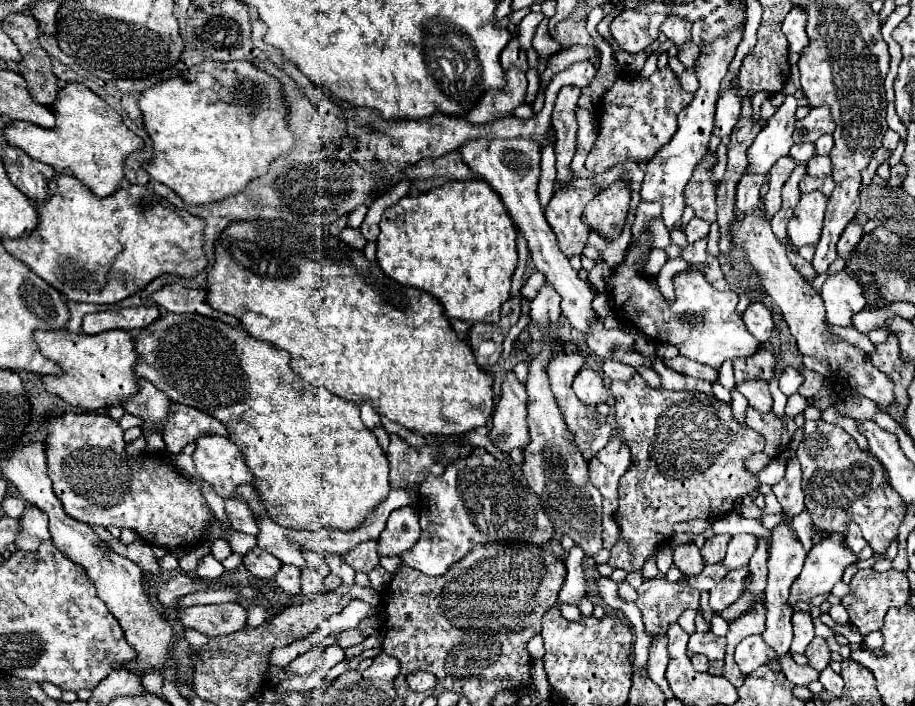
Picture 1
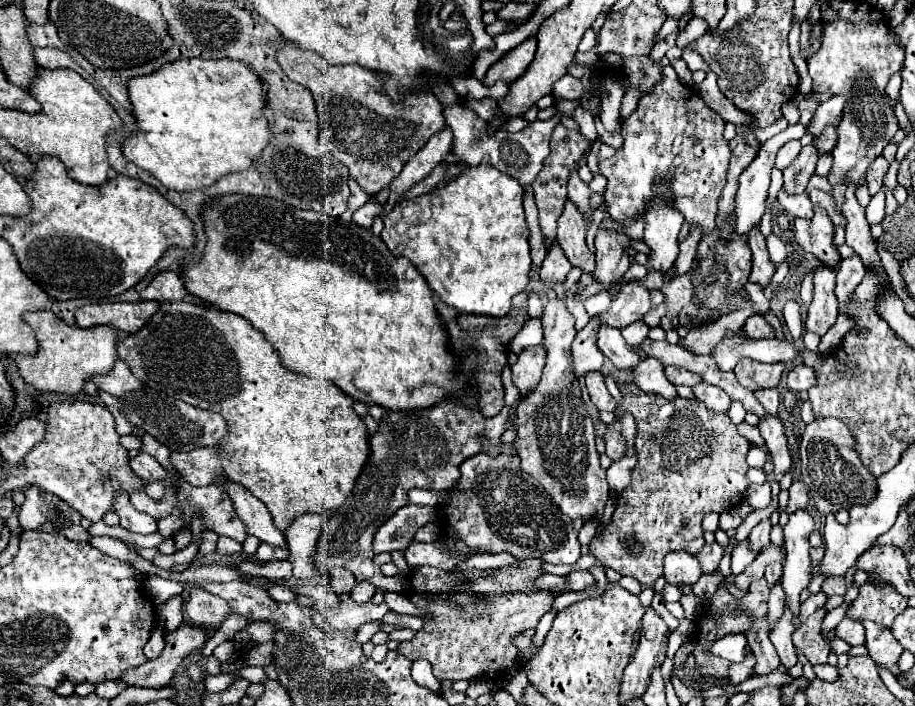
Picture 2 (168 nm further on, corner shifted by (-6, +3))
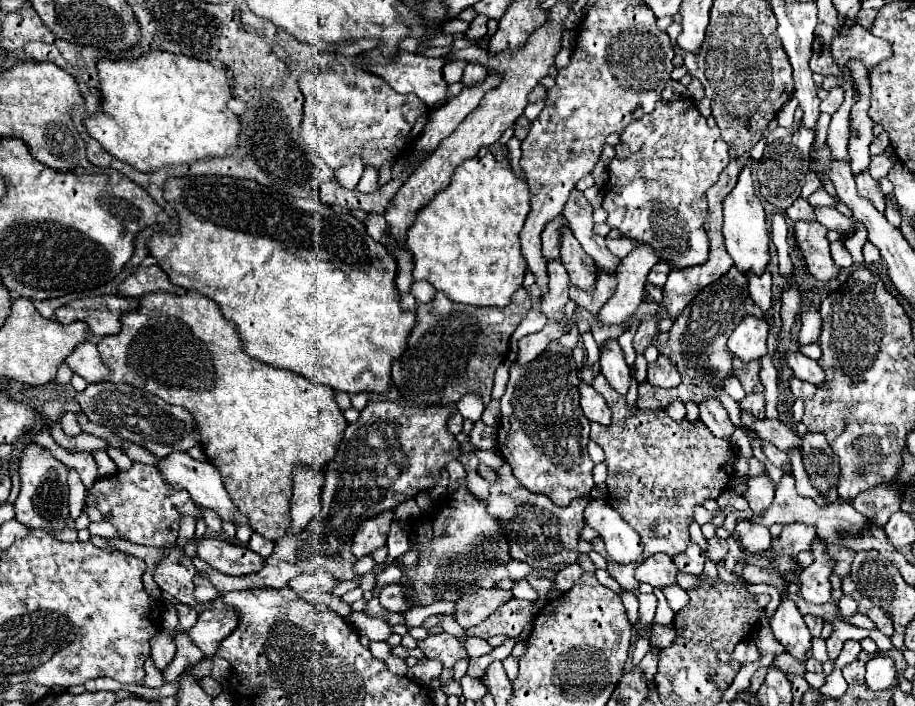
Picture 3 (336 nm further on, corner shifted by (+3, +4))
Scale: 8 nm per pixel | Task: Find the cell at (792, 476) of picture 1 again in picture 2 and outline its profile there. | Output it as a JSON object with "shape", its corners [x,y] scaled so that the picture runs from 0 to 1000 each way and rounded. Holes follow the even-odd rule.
{"shape":[[[871,721],[869,727],[862,729],[862,741],[856,746],[856,755],[858,755],[858,778],[860,778],[860,795],[856,800],[856,834],[858,834],[858,843],[860,843],[860,857],[864,857],[864,865],[867,871],[871,874],[871,865],[873,865],[873,840],[878,834],[882,834],[884,823],[886,823],[886,792],[884,792],[884,758],[886,752],[891,749],[891,738],[886,732],[886,727],[882,721]]]}

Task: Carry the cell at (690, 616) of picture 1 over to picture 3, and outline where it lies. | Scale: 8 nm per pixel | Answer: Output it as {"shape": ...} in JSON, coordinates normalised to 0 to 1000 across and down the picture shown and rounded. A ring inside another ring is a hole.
{"shape":[[[741,827],[728,830],[728,833],[723,833],[723,839],[726,839],[726,844],[728,844],[728,850],[730,850],[732,861],[734,861],[734,867],[743,867],[752,856],[752,841]]]}

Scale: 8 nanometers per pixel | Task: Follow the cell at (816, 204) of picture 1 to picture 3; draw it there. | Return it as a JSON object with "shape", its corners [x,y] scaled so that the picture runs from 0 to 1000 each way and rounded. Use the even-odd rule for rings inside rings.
{"shape":[[[868,314],[868,337],[881,368],[883,385],[898,399],[911,397],[918,388],[918,380],[907,363],[907,343],[903,340],[903,323],[896,314]]]}

